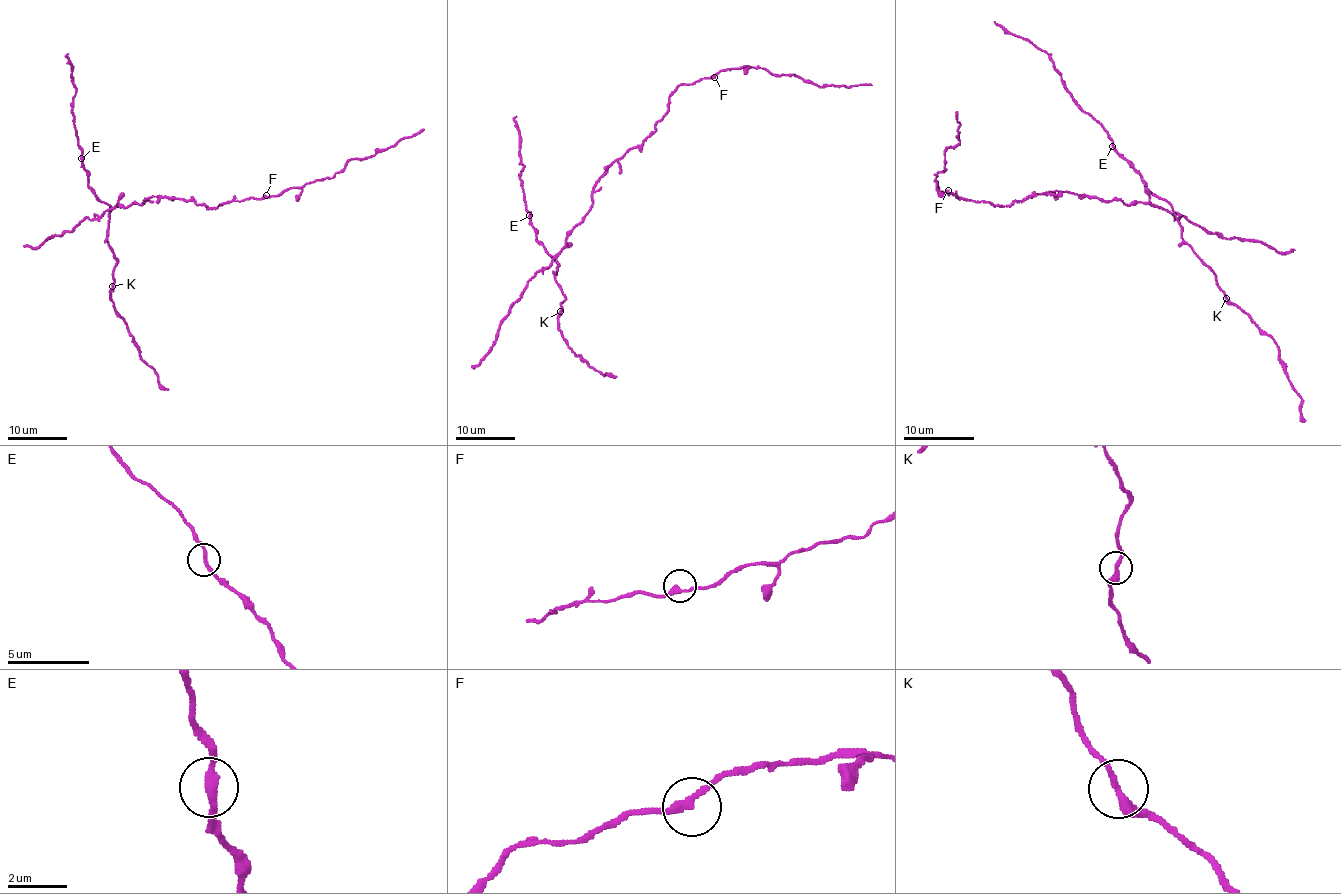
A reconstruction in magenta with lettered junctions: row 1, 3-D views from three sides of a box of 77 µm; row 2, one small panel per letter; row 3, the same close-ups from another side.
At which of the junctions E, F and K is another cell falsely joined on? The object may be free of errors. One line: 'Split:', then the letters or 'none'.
Split: none

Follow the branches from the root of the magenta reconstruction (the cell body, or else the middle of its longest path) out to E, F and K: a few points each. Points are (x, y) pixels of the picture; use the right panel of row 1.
E: (1068, 192), (1126, 204), (1150, 203), (1173, 213), (1112, 146)
F: (1068, 192), (1043, 192), (1029, 196), (1023, 201), (994, 206), (985, 201), (960, 199), (948, 190)
K: (1068, 192), (1126, 204), (1150, 203), (1173, 213), (1180, 238), (1214, 273), (1226, 298)

